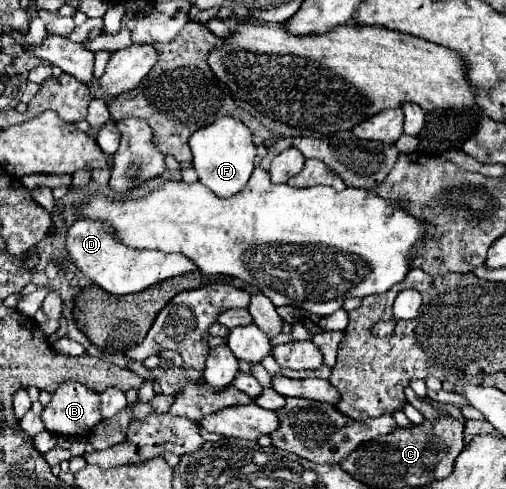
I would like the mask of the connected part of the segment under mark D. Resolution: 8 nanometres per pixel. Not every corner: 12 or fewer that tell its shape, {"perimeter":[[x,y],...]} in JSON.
{"perimeter":[[77,220],[67,252],[109,294],[197,272],[183,254],[135,250]]}

